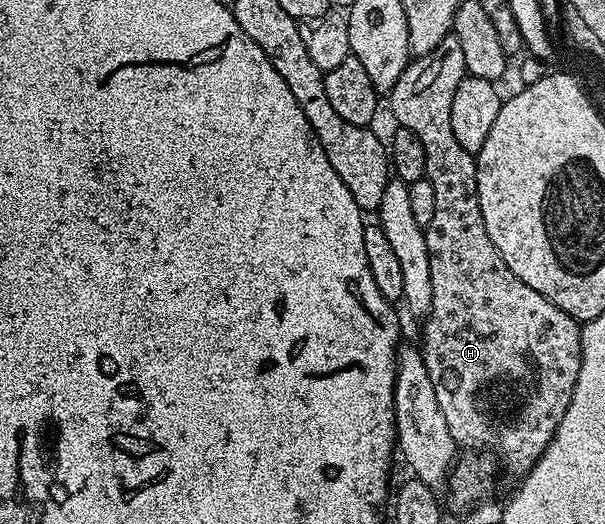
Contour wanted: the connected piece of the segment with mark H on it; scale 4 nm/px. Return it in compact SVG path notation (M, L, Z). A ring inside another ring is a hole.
M450 34L425 56L410 59L408 66L399 74L399 82L388 92L389 108L393 111L396 123L402 128L411 130L419 142L423 142L423 150L427 154L425 179L431 182L435 190L435 214L431 222L423 229L427 246L427 262L431 270L431 306L428 316L424 317L425 341L419 344L423 354L423 362L427 362L427 374L431 374L431 386L435 386L435 399L439 401L439 410L443 410L443 418L447 421L447 430L451 430L451 438L458 449L482 448L485 452L494 452L501 459L501 464L516 478L524 478L537 464L537 459L547 450L557 432L559 422L563 422L563 414L567 414L567 406L571 406L571 394L575 394L575 382L579 382L579 366L581 365L581 329L582 325L571 314L559 310L555 302L543 298L539 290L531 290L523 278L519 278L503 262L499 250L491 242L487 234L487 226L483 222L483 214L479 210L477 197L477 161L474 153L463 150L451 131L451 101L455 99L455 90L459 90L459 82L466 76L463 50L459 47L457 37Z

